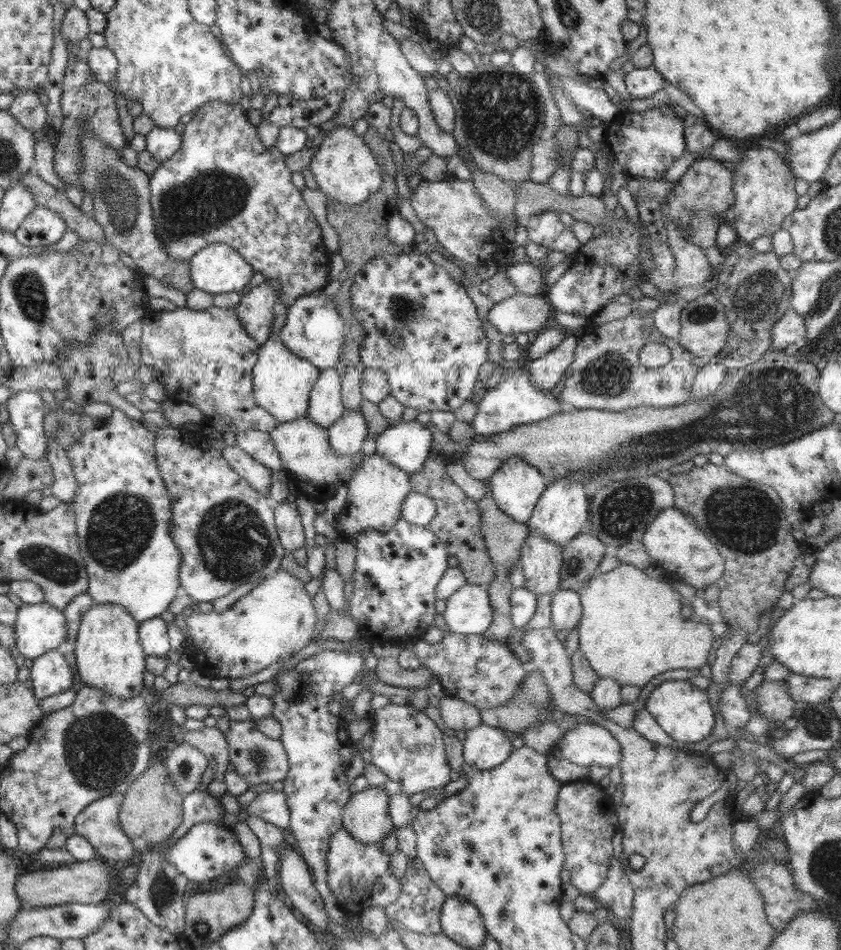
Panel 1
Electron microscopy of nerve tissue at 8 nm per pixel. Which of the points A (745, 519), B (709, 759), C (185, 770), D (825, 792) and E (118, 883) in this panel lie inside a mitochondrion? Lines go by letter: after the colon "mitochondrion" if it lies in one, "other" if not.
A: mitochondrion
B: other
C: mitochondrion
D: other
E: other

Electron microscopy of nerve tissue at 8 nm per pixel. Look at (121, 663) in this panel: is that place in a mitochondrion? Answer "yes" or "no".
no

